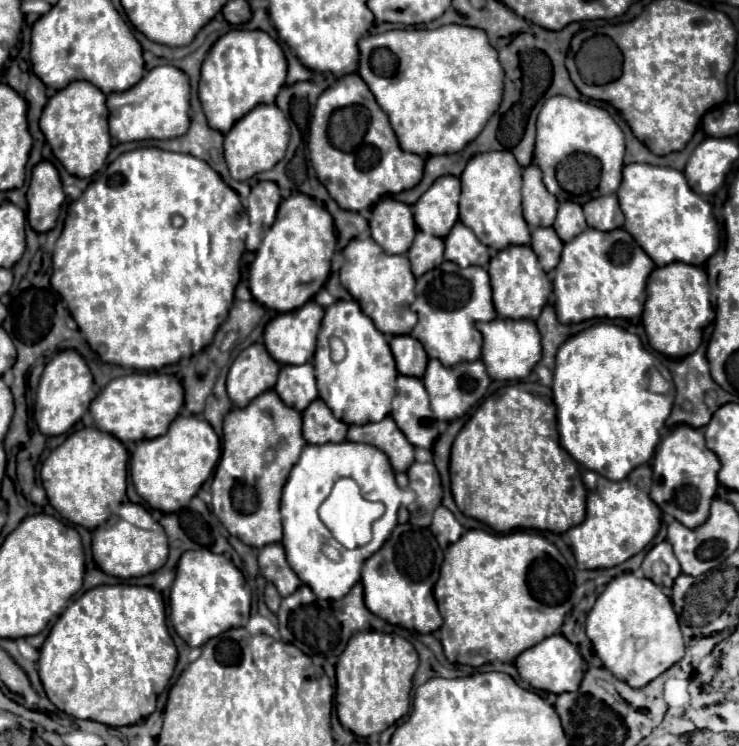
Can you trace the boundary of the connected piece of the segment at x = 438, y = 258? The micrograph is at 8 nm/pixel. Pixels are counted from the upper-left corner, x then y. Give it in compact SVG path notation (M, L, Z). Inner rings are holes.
M419 230L413 246L407 252L407 258L411 262L413 274L423 276L425 272L437 268L437 264L443 262L443 240Z

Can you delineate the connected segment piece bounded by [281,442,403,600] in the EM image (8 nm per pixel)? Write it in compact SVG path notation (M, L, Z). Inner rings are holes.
M327 442L321 446L307 444L301 452L299 462L293 466L289 474L281 498L281 516L283 516L281 544L285 548L285 554L289 556L289 566L293 568L293 572L297 572L303 584L307 584L317 594L317 598L341 600L359 582L363 562L369 556L373 556L373 552L377 552L381 544L385 544L385 540L397 526L397 510L401 506L401 498L403 490L395 484L395 472L387 456L379 448L357 442L341 444ZM343 476L353 478L359 484L365 500L385 504L385 514L377 522L373 522L373 540L355 550L343 548L317 516L317 508L329 496L333 484Z

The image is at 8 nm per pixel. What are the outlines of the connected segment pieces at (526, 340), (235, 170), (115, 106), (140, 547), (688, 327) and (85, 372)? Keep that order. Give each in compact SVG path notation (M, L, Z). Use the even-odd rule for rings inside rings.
M495 318L489 324L481 324L483 334L483 364L487 366L489 376L493 380L521 380L529 376L533 366L541 358L541 336L537 332L535 322L531 320L509 320Z
M261 104L225 134L225 162L233 180L245 182L251 176L271 170L283 156L289 144L289 120L275 104Z
M157 66L131 90L109 94L107 108L111 136L119 142L169 140L183 136L189 128L189 78L175 66Z
M123 504L117 522L113 526L101 526L93 530L93 560L97 566L115 578L141 578L159 570L167 562L167 536L159 522L139 504Z
M667 264L655 268L647 284L647 300L643 310L643 326L649 336L651 348L665 356L683 358L697 350L703 336L703 326L715 318L709 280L701 266Z
M63 350L59 352L43 370L41 382L37 388L37 400L35 400L35 420L37 428L45 436L59 436L65 434L69 428L73 428L81 416L87 412L91 400L95 398L95 384L93 376L75 350Z

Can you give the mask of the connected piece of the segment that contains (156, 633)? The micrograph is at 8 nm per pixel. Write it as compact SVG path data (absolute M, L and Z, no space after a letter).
M97 586L77 598L51 628L39 658L39 676L47 698L65 714L109 726L131 726L155 712L161 690L169 684L177 650L165 622L163 596L147 586Z

